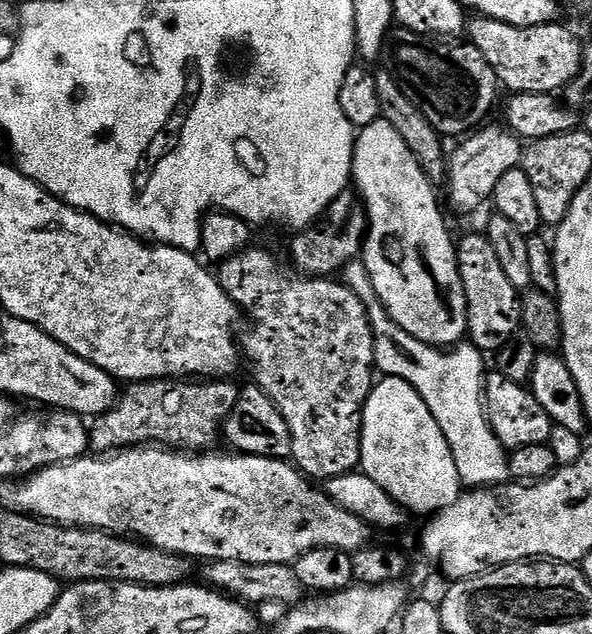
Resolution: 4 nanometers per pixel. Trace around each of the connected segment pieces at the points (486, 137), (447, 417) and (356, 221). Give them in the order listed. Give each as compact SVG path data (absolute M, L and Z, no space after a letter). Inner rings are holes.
M507 126L481 127L473 131L456 149L451 150L447 161L448 200L460 212L476 212L491 201L499 180L510 170L521 167L525 145Z
M378 302L369 307L368 321L372 327L372 335L376 337L376 368L379 371L382 370L381 373L384 376L402 378L406 382L410 382L410 386L414 386L414 390L418 390L422 402L426 402L430 414L434 414L434 422L438 422L442 434L454 454L454 462L458 466L461 485L475 490L505 483L509 479L509 453L500 445L500 439L492 433L492 427L488 424L488 413L484 402L485 353L470 342L461 342L447 350L433 348L431 344L406 334L406 330L402 330L402 326L398 326L398 322L390 319L388 311Z
M346 190L338 194L338 198L334 198L328 207L326 219L293 235L296 236L292 240L292 264L297 268L295 271L304 278L332 278L343 273L344 267L363 253L367 234L368 214L357 193Z

